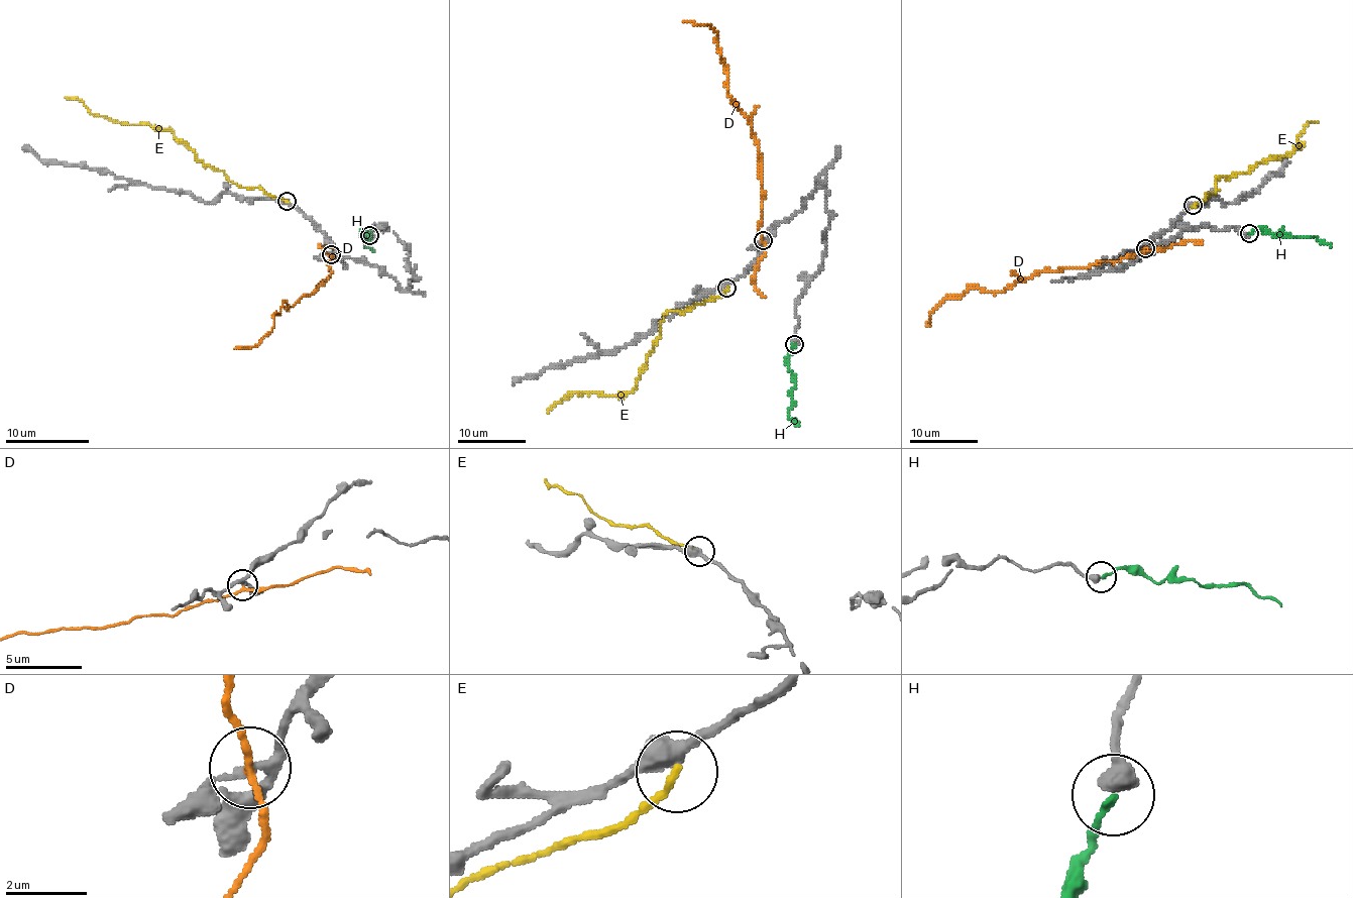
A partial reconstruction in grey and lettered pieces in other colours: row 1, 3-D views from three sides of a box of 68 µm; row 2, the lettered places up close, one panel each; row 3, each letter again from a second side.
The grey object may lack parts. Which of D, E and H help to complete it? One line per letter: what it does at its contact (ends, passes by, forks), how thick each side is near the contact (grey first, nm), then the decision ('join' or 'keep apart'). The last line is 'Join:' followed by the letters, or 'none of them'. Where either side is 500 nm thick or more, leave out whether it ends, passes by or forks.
D: it passes by; calibres 190 and 160 nm; keep apart
E: it ends; calibres 400 and 160 nm; keep apart
H: it ends; calibres 440 and 180 nm; join
Join: H

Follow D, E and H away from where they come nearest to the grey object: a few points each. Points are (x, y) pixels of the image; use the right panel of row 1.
D: (1144, 248), (1114, 261), (1044, 270), (999, 293), (968, 288), (960, 296), (947, 296), (925, 325)
E: (1193, 206), (1216, 191), (1216, 180), (1289, 154), (1301, 142), (1298, 136), (1308, 122), (1318, 120)
H: (1250, 233), (1258, 229), (1272, 234), (1311, 236), (1330, 246)

